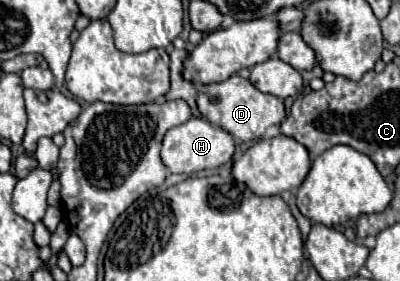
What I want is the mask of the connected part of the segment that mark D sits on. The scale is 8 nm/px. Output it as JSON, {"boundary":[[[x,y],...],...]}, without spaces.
{"boundary":[[[232,75],[226,81],[200,85],[198,89],[198,111],[200,115],[210,121],[212,125],[228,131],[232,137],[240,141],[256,141],[260,139],[268,127],[280,125],[286,117],[284,101],[276,95],[268,95],[258,91],[248,79],[242,79],[240,75]]]}

